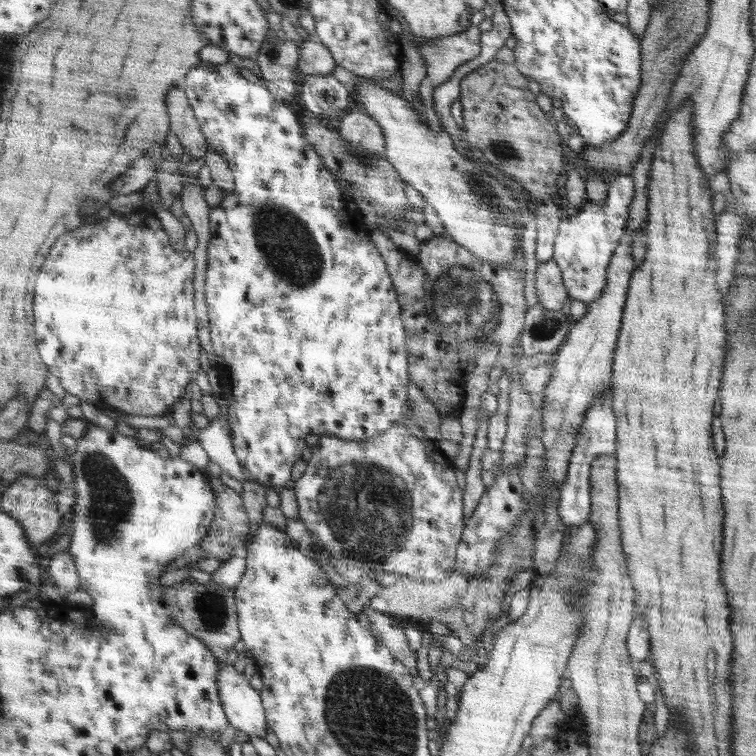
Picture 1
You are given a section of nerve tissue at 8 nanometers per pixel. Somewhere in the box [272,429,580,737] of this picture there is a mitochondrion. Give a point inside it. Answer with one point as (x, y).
(368, 508)

